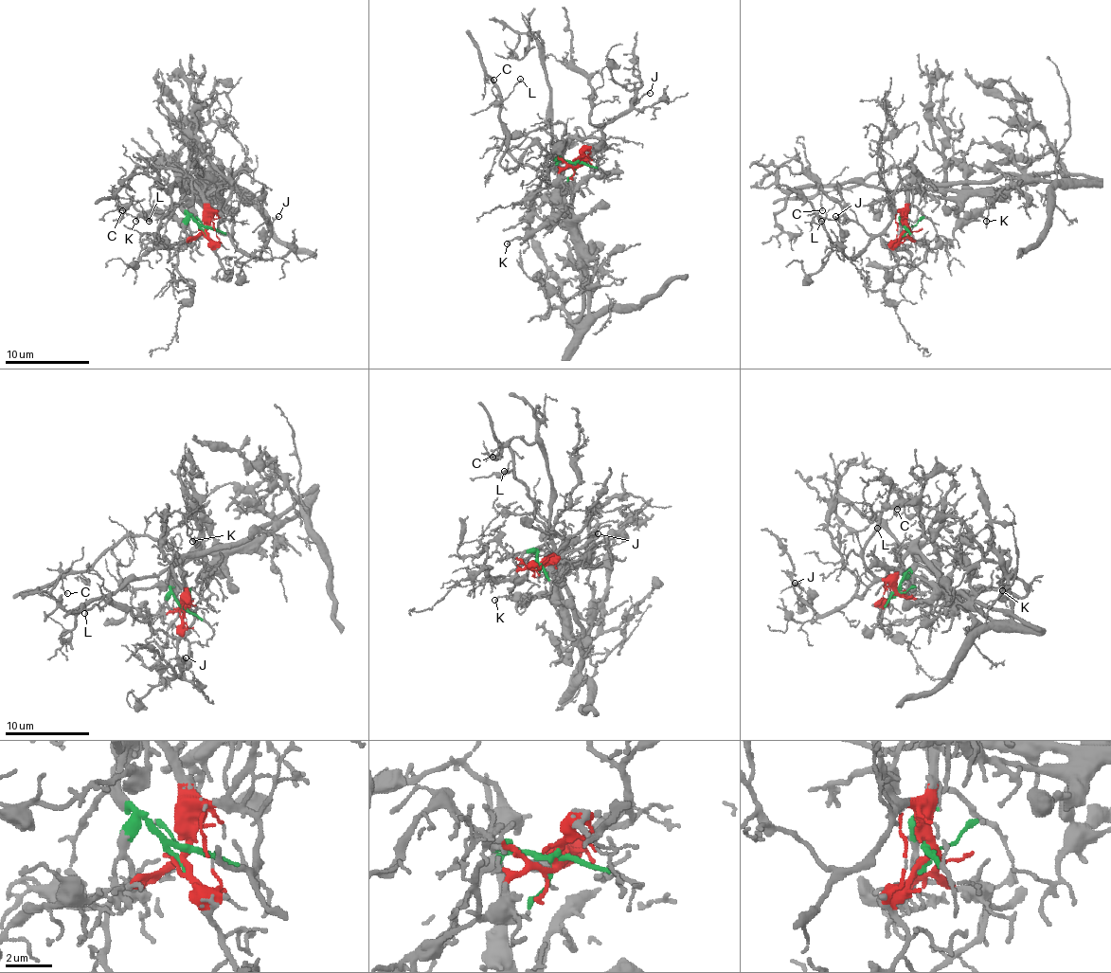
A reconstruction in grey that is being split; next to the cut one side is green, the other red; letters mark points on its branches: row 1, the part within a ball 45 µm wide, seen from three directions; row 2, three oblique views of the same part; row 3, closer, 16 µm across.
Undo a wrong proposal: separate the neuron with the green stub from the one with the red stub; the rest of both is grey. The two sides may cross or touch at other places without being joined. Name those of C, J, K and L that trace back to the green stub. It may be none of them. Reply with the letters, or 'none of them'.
K

